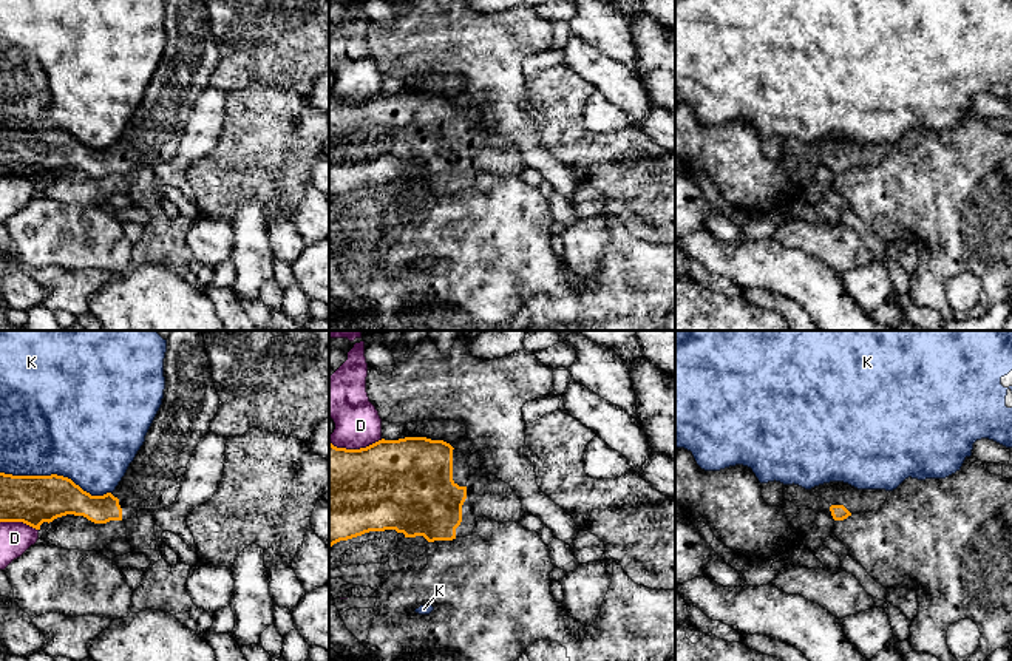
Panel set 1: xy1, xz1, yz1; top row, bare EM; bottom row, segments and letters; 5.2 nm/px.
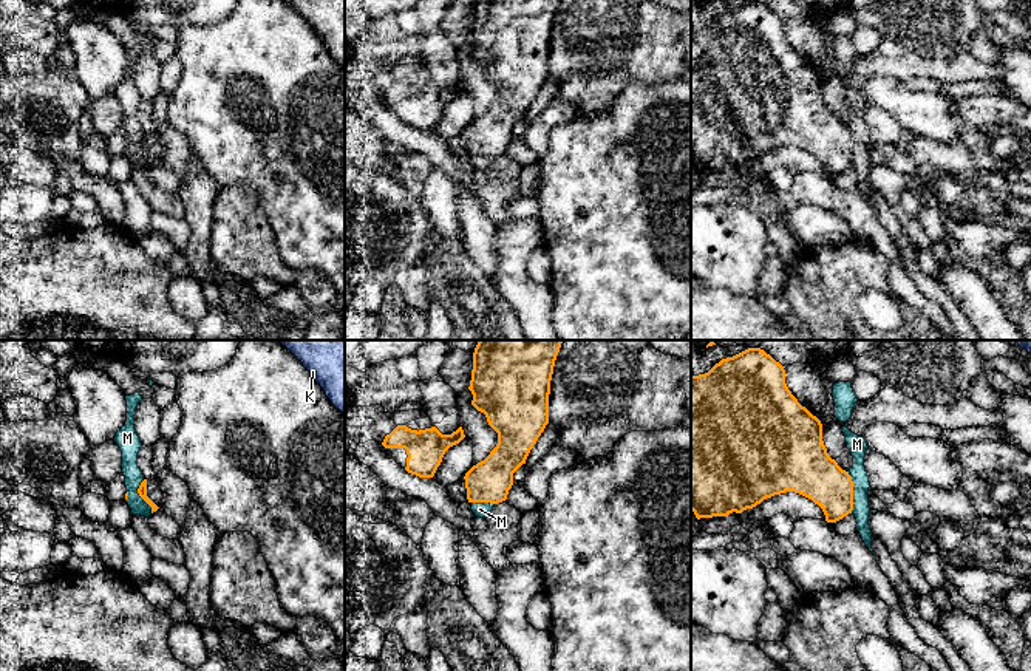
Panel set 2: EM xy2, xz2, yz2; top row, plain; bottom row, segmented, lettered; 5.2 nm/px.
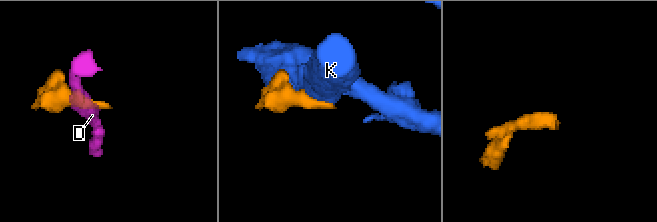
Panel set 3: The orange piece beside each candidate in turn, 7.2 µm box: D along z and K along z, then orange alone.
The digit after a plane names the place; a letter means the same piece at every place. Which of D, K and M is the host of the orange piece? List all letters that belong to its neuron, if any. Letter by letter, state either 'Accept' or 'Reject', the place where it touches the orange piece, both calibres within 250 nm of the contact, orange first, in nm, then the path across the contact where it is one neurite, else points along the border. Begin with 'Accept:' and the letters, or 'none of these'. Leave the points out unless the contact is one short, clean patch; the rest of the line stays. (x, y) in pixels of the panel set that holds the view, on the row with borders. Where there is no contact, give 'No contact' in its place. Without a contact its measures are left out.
Accept: none of these
D: Reject. Touches orange at xz1 (356, 450). Thickness 480 nm (orange) against 240 nm
K: Reject. Touches orange at xy1 (56, 474). Thickness 260 nm (orange) against 500 nm
M: Reject. Touches orange at yz2 (852, 492). Thickness 260 nm (orange) against 100 nm. Boundary: yz2 (847, 472), (852, 481), (852, 512)

